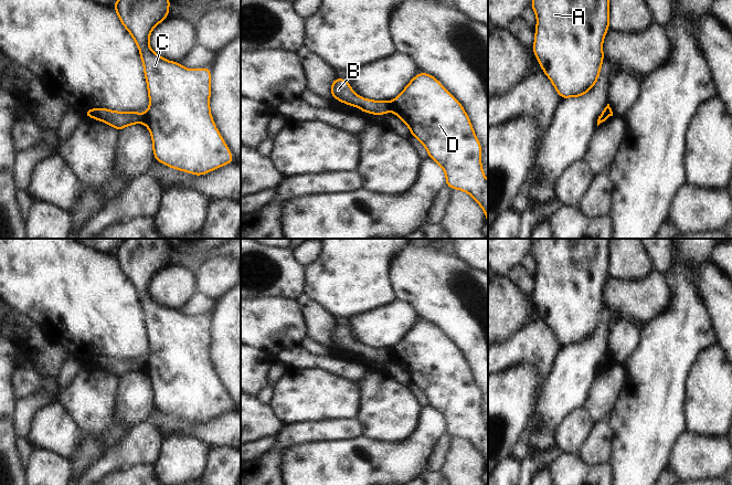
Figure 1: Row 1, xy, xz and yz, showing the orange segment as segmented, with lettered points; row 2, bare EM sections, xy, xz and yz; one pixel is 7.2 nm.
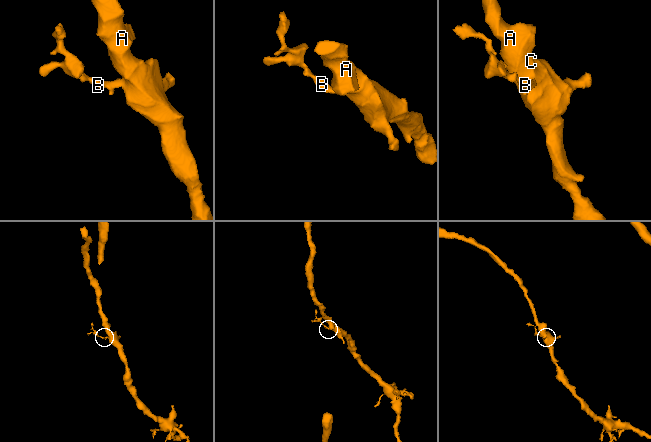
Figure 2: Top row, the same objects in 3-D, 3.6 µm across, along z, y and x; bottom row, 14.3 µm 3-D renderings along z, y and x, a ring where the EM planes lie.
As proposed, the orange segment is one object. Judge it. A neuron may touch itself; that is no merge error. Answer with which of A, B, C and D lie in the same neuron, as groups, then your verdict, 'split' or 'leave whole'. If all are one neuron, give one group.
groups A C D / B; split

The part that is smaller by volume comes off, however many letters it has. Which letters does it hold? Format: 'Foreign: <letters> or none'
Foreign: B

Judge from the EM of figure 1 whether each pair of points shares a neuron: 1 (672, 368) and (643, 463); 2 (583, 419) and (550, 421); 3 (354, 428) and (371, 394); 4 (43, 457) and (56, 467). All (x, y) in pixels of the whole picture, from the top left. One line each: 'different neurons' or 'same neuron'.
1: same neuron
2: different neurons
3: different neurons
4: same neuron

